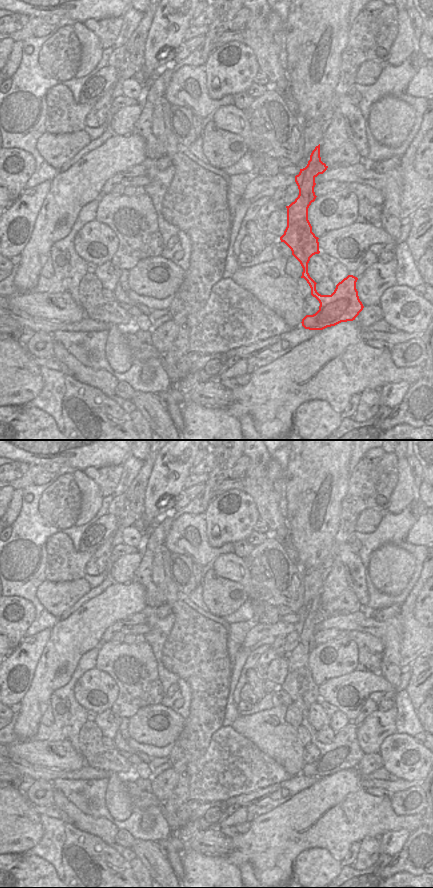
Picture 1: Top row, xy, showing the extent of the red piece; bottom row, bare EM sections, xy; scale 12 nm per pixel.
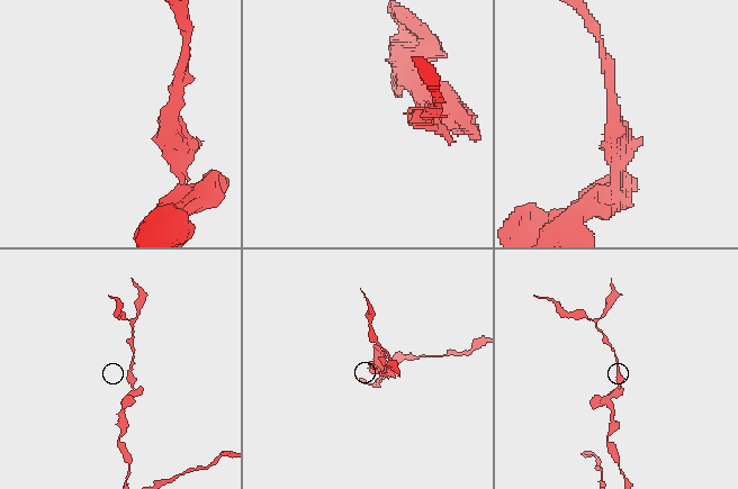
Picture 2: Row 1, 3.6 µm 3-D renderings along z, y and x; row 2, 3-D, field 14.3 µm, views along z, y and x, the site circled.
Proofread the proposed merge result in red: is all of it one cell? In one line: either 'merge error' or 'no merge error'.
no merge error

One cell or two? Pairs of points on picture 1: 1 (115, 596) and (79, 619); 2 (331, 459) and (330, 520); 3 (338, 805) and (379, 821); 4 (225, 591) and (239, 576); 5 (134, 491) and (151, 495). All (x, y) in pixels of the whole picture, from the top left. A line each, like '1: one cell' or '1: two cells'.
1: one cell
2: one cell
3: one cell
4: two cells
5: two cells

